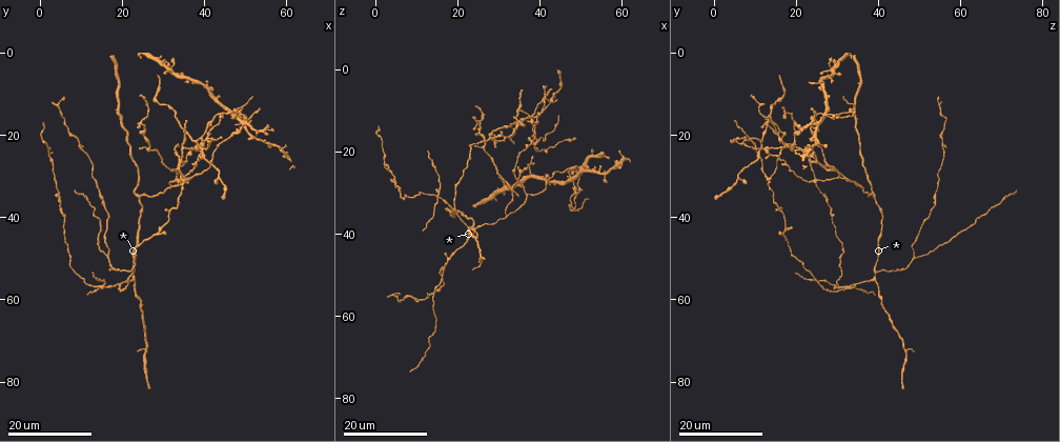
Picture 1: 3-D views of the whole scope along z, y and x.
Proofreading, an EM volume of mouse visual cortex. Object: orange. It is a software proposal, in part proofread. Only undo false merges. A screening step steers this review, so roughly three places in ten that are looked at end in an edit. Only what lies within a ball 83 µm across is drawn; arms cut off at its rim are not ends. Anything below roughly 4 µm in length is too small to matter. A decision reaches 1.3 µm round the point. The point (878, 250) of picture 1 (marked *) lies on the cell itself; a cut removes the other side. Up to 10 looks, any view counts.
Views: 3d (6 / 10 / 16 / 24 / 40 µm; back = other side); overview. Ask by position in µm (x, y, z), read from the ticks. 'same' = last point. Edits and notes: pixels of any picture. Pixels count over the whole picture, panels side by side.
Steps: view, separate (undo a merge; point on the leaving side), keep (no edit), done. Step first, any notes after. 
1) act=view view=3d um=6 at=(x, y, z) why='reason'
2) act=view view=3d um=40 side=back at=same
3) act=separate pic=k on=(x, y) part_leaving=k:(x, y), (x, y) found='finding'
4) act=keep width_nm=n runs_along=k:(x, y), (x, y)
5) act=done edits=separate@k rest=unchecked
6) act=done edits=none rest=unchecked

act=view view=3d um=24 at=(19.5, 56.5, 34.5) why='a fork'

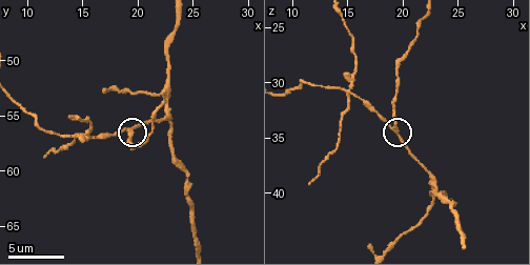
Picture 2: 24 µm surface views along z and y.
act=view view=3d um=6 at=(19.4, 56.8, 34.0)

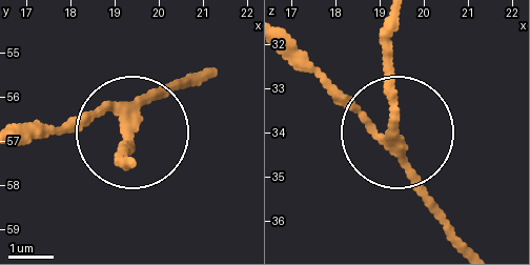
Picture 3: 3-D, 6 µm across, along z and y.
act=view view=3d um=6 side=back at=(19.25, 56.70, 34.15) why='other side'

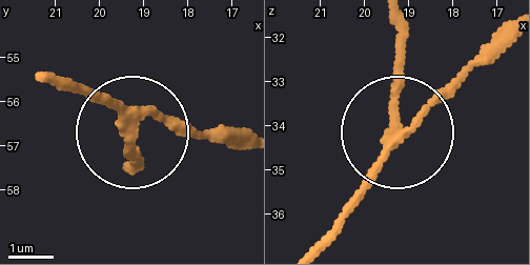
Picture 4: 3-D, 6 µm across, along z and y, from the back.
act=keep side_arm_um=63 runs_along=4:(314, 241), (386, 139), (503, 29) found='continuous, no second cell'

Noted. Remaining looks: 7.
act=view view=3d um=24 at=(16.0, 49.5, 49.0) why='two arms in line, one across'

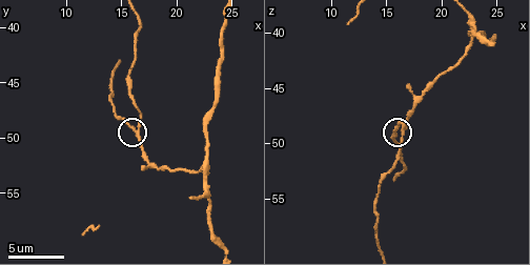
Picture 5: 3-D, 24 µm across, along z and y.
act=view view=3d um=10 at=(16.4, 49.8, 49.0)

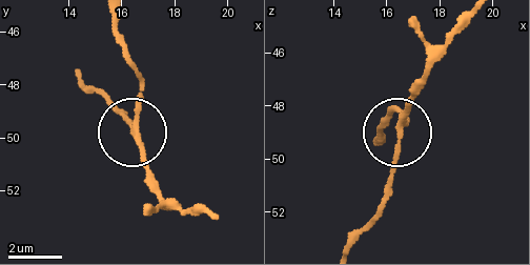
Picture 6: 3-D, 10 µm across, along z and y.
act=keep arms=3 runs_along=6:(470, 21), (415, 88), (393, 157), (393, 195) found='all the same cell'

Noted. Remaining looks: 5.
act=view view=3d um=24 at=(32.0, 32.5, 35.0) why='two arms in line, one across'

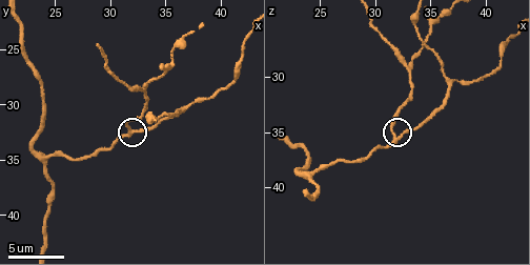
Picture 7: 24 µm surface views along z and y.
act=view view=3d um=10 at=(32.2, 32.4, 35.6)

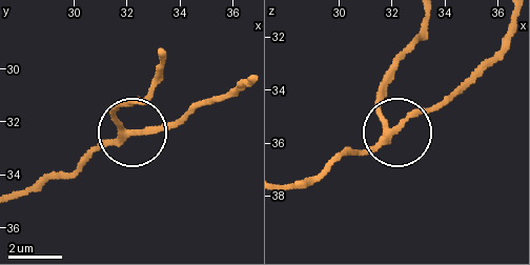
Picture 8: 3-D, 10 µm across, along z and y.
act=keep runs_along=8:(21, 195), (69, 177), (123, 139), (128, 129), (117, 104) found='all the same cell'

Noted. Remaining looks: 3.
act=view view=3d um=6 at=(32.8, 28.6, 28.8) why='three arms meet'

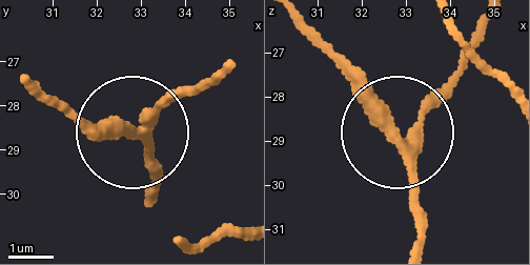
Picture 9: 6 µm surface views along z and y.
act=keep side_arm_um=12 runs_along=9:(412, 240), (402, 138), (465, 62) found='continuous, no second cell'

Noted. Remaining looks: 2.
act=view view=3d um=16 at=(38.5, 23.0, 18.5) why='thin neck'

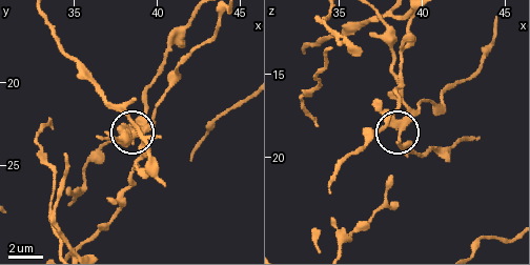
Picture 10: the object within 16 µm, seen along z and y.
act=view view=3d um=10 at=same why='closer look'

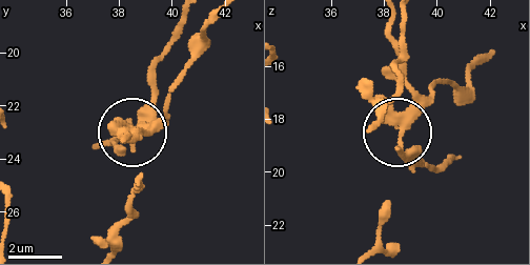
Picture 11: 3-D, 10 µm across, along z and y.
act=separate pic=11 on=(155, 101) part_leaving=11:(398, 150), (429, 164), (448, 158) found='two cells meet here'

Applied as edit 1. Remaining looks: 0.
act=done edits=separate@11 rest=unchecked

